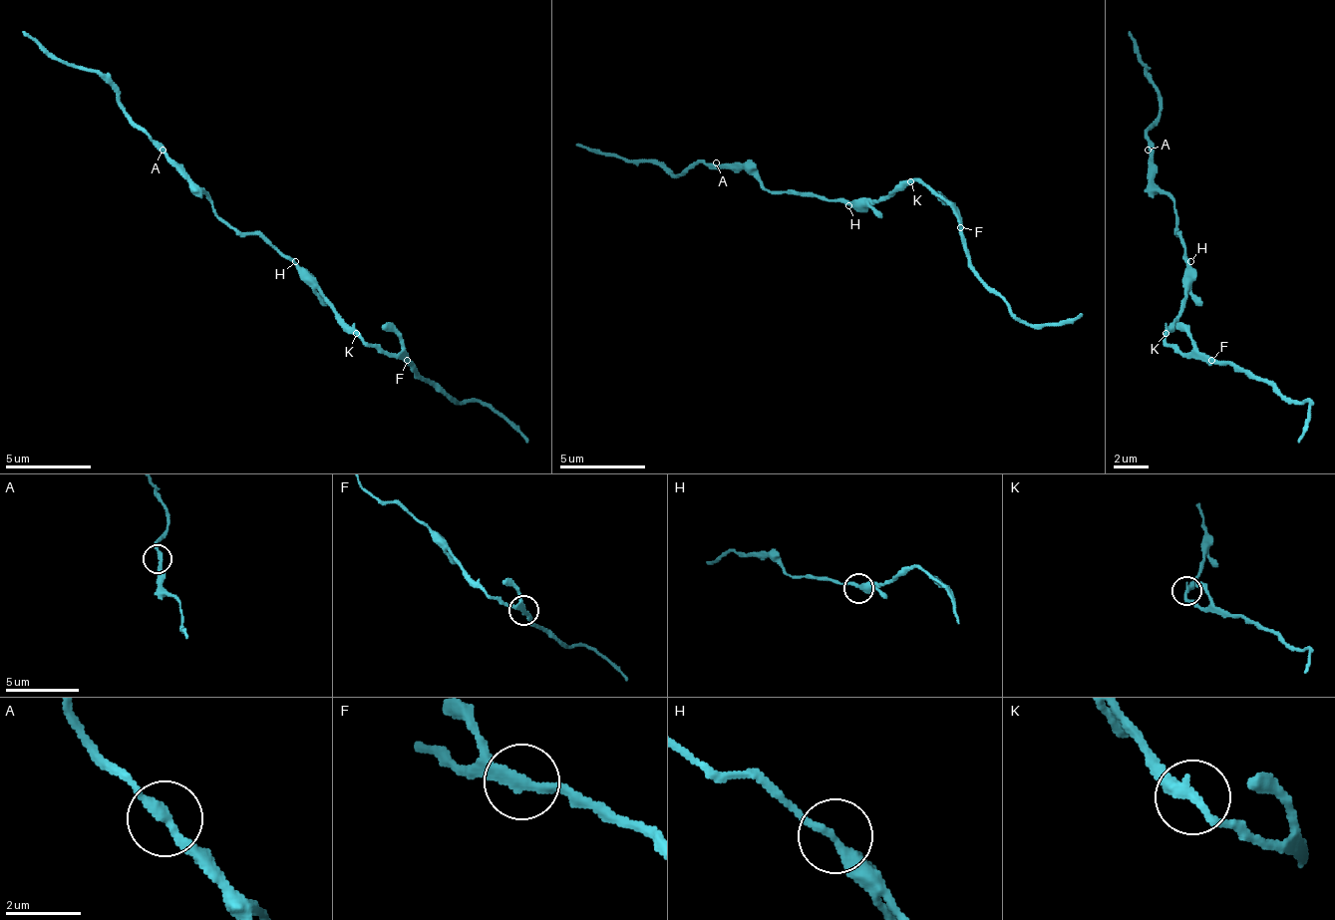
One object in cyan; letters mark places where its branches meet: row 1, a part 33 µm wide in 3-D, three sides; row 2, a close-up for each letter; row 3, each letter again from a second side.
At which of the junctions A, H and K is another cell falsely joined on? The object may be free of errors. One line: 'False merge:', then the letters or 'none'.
False merge: K

